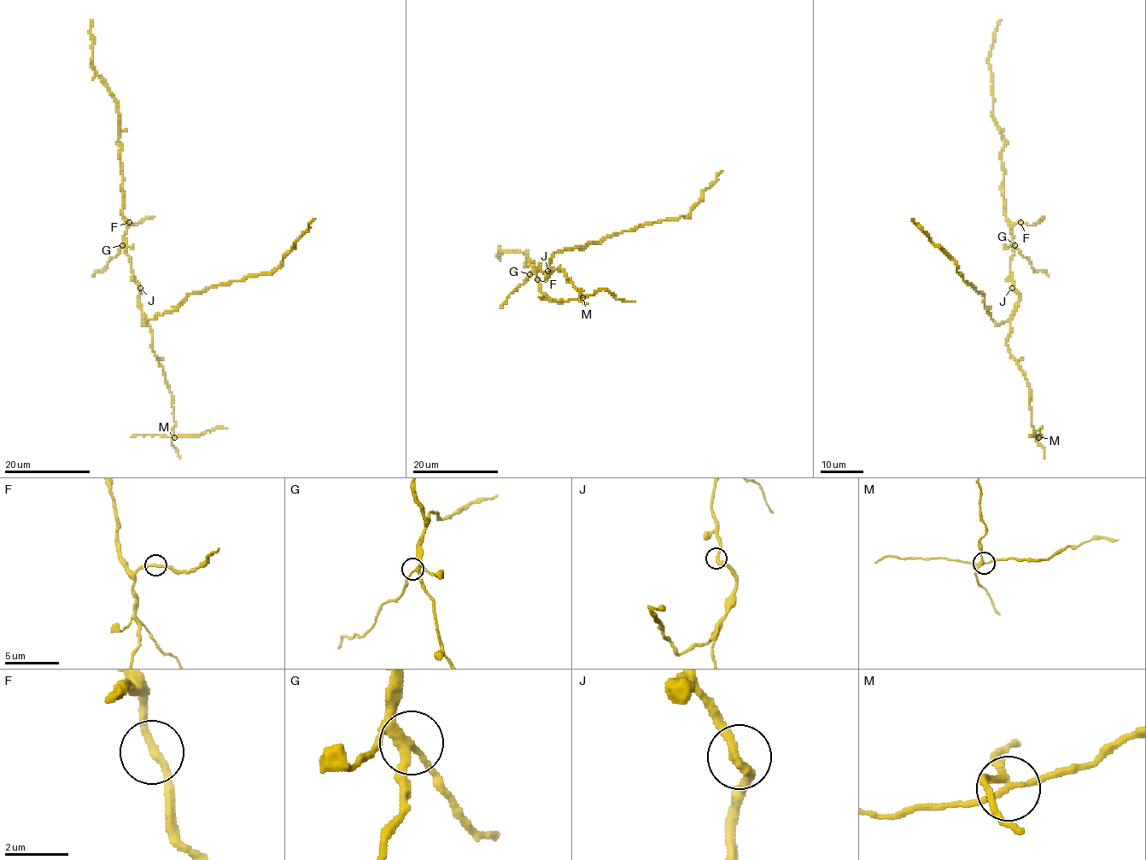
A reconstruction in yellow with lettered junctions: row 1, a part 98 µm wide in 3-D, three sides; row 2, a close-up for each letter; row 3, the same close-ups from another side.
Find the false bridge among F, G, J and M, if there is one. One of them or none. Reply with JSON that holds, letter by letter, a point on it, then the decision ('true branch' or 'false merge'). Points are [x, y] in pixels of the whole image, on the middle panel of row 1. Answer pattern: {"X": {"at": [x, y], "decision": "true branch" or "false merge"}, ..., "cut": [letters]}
{"F": {"at": [537, 279], "decision": "true branch"}, "G": {"at": [529, 274], "decision": "true branch"}, "J": {"at": [547, 271], "decision": "true branch"}, "M": {"at": [582, 297], "decision": "false merge"}, "cut": ["M"]}

